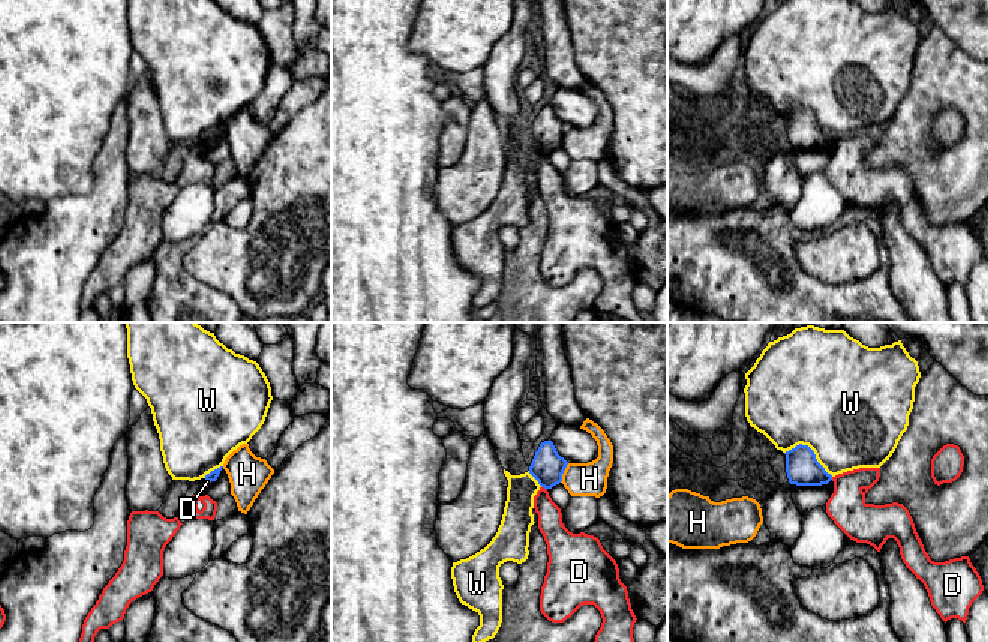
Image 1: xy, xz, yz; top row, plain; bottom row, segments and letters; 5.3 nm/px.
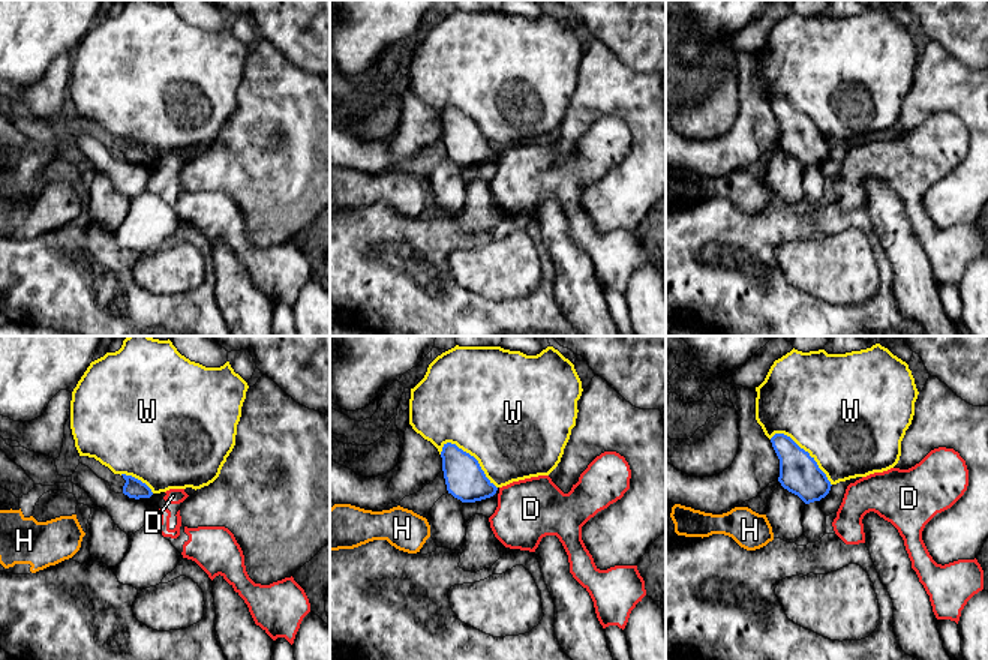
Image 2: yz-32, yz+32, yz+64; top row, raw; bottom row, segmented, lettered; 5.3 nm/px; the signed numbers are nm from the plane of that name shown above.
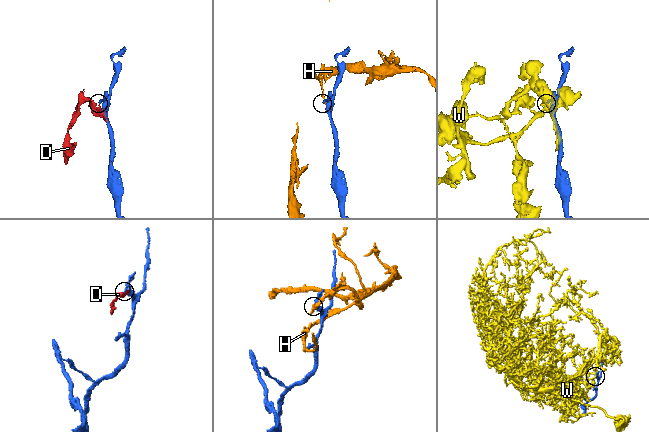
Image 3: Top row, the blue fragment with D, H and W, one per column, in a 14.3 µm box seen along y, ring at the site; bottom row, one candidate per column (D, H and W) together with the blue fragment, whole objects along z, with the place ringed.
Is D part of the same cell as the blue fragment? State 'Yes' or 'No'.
No

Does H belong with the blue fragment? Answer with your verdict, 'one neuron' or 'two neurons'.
two neurons

